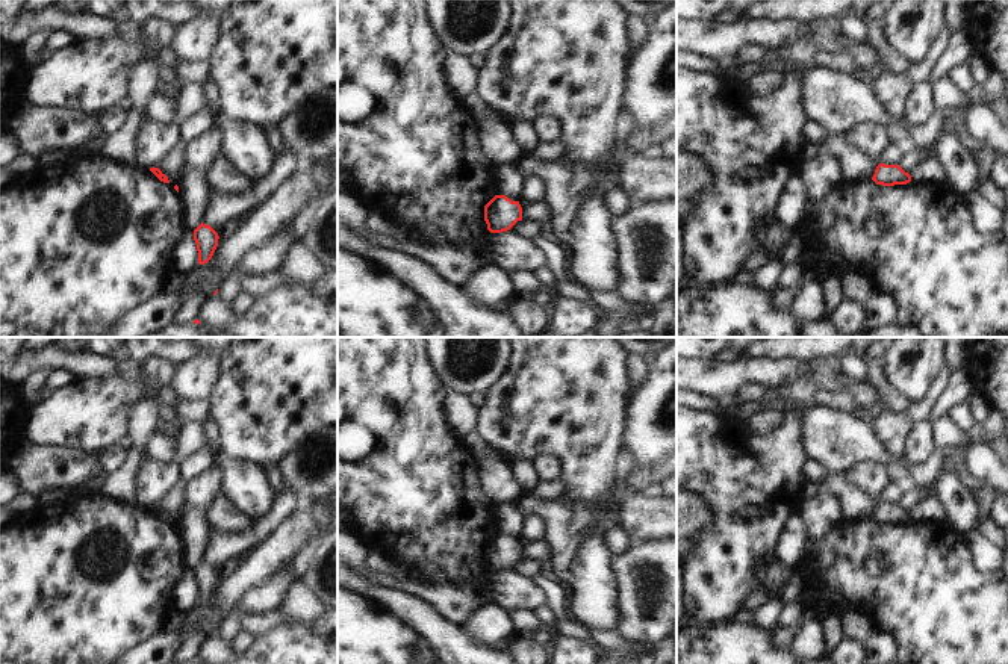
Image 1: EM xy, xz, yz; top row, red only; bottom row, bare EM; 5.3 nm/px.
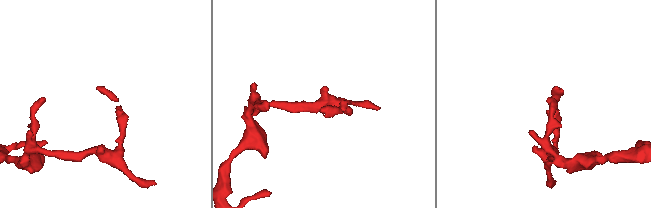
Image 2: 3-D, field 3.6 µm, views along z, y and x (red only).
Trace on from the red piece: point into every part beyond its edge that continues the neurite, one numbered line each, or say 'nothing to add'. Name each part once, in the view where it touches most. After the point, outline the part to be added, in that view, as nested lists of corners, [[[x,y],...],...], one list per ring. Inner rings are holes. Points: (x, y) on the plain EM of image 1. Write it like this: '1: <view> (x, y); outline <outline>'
nothing to add

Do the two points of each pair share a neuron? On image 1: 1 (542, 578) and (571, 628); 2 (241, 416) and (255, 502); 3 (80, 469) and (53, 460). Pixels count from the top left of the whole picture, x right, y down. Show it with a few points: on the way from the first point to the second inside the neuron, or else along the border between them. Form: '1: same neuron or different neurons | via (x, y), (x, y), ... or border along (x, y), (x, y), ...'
1: same neuron | via (551, 590), (560, 616)
2: different neurons | border along (223, 459), (242, 459), (256, 462), (264, 468)
3: same neuron | via (74, 468), (59, 465)

